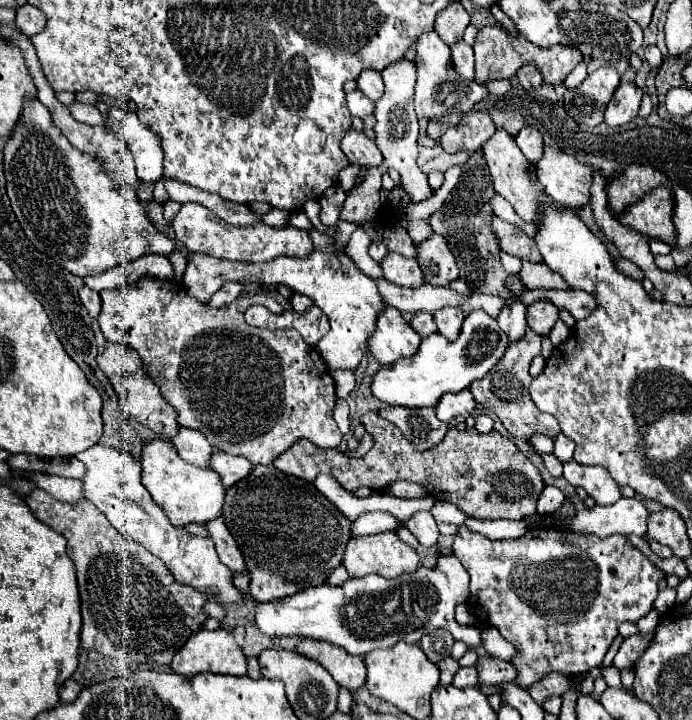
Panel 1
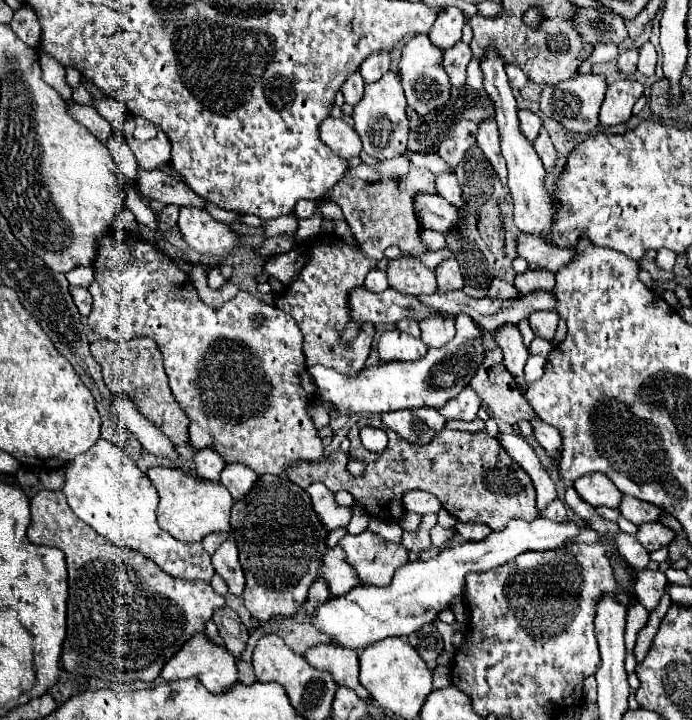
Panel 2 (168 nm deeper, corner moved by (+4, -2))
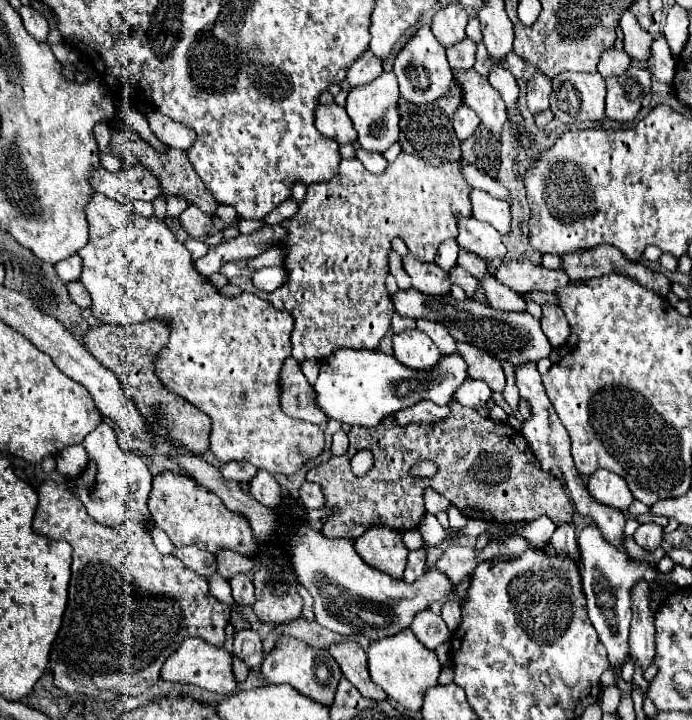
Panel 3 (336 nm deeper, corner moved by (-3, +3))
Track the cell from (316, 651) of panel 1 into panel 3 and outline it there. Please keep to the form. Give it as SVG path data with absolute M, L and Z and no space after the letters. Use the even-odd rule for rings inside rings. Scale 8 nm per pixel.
M347 641L347 643L333 643L329 647L331 657L339 663L343 675L359 689L363 697L369 697L373 701L383 701L387 699L385 691L377 687L367 671L367 653L359 643Z

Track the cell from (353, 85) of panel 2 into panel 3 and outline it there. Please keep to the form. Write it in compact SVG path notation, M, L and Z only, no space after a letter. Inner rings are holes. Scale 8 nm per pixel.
M367 51L365 55L361 55L361 59L357 59L351 67L349 67L349 73L347 73L347 81L351 87L357 87L357 85L365 85L369 83L371 79L375 79L377 75L383 73L383 63L379 59L375 59L371 55L371 51Z

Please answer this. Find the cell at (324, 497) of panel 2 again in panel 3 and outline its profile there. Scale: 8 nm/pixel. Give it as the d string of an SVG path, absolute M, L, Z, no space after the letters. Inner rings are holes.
M303 483L299 489L299 497L307 509L321 509L325 505L323 489L317 483Z

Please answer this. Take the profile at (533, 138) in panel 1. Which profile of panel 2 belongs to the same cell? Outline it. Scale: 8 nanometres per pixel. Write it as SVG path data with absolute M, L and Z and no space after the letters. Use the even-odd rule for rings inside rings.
M520 110L518 118L520 118L520 130L522 130L522 134L528 140L534 140L534 136L538 136L538 130L542 128L540 118L532 110Z

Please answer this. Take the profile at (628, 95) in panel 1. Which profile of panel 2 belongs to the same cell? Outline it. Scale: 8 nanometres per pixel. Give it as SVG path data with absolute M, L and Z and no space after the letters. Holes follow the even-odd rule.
M618 80L608 84L606 98L600 108L600 124L602 126L616 126L624 124L632 116L632 106L642 96L644 88L638 80Z

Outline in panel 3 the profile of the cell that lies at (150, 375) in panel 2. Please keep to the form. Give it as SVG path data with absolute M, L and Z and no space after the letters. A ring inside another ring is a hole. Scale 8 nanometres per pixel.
M151 321L141 325L129 325L129 327L99 325L99 327L91 327L91 331L85 335L83 341L85 341L85 347L91 349L95 359L101 361L107 369L111 369L121 379L125 391L133 395L141 413L151 421L155 433L171 441L177 441L199 455L203 455L209 449L207 445L209 443L207 437L211 431L209 417L203 411L195 409L181 395L169 391L155 373L155 359L169 341L169 329L163 323Z

